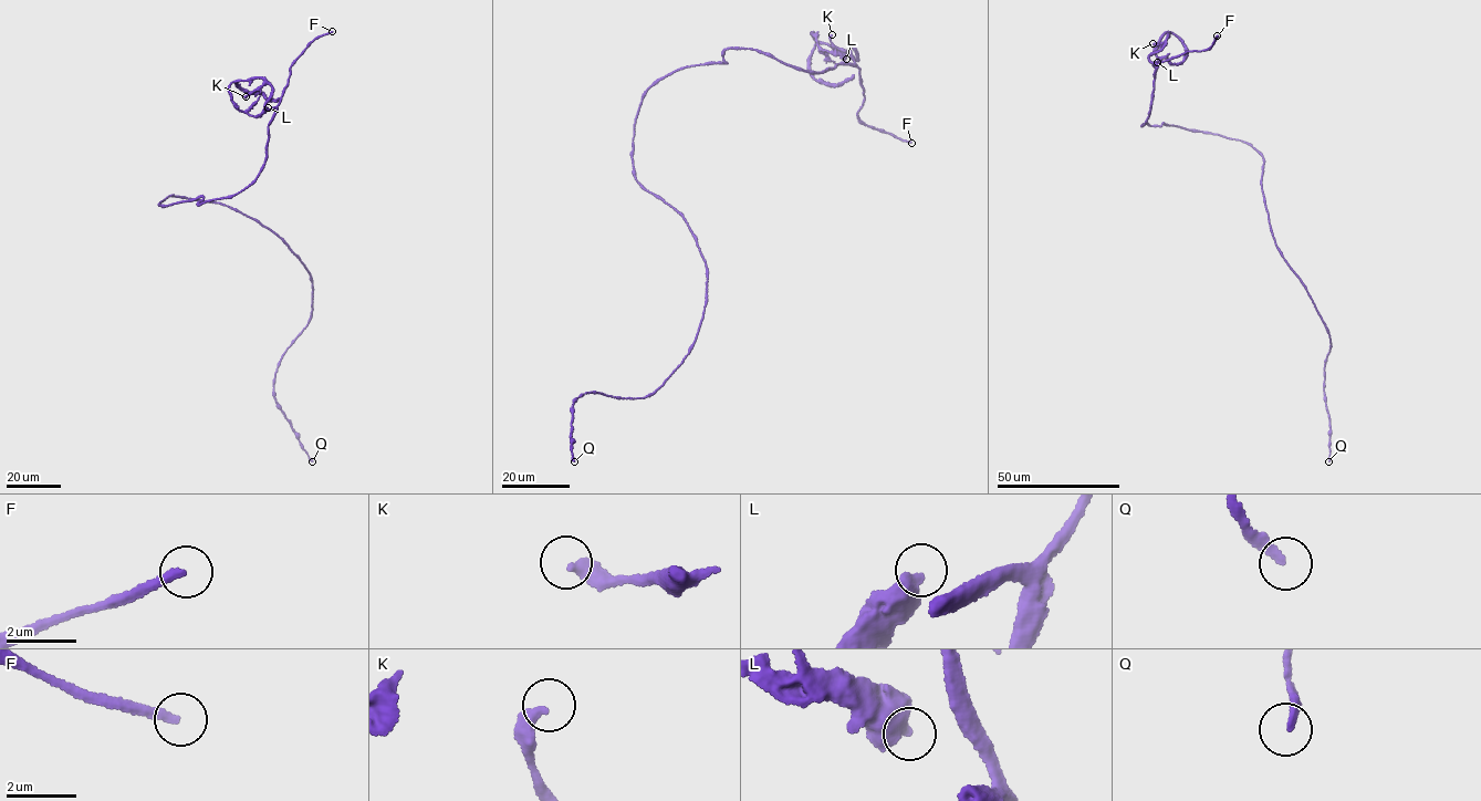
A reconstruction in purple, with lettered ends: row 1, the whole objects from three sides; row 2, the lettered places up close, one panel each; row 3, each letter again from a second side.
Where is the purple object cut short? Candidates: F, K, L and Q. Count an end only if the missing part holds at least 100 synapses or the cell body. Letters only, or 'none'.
F

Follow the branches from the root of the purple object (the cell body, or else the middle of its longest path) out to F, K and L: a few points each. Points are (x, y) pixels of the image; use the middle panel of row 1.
F: (633, 159), (643, 94), (681, 69), (726, 63), (732, 48), (809, 72), (852, 63), (859, 121), (911, 143)
K: (633, 159), (643, 94), (660, 80), (726, 63), (729, 49), (809, 72), (853, 64), (832, 34)
L: (633, 159), (643, 94), (674, 72), (729, 49), (816, 73), (858, 58), (813, 33), (846, 59)

